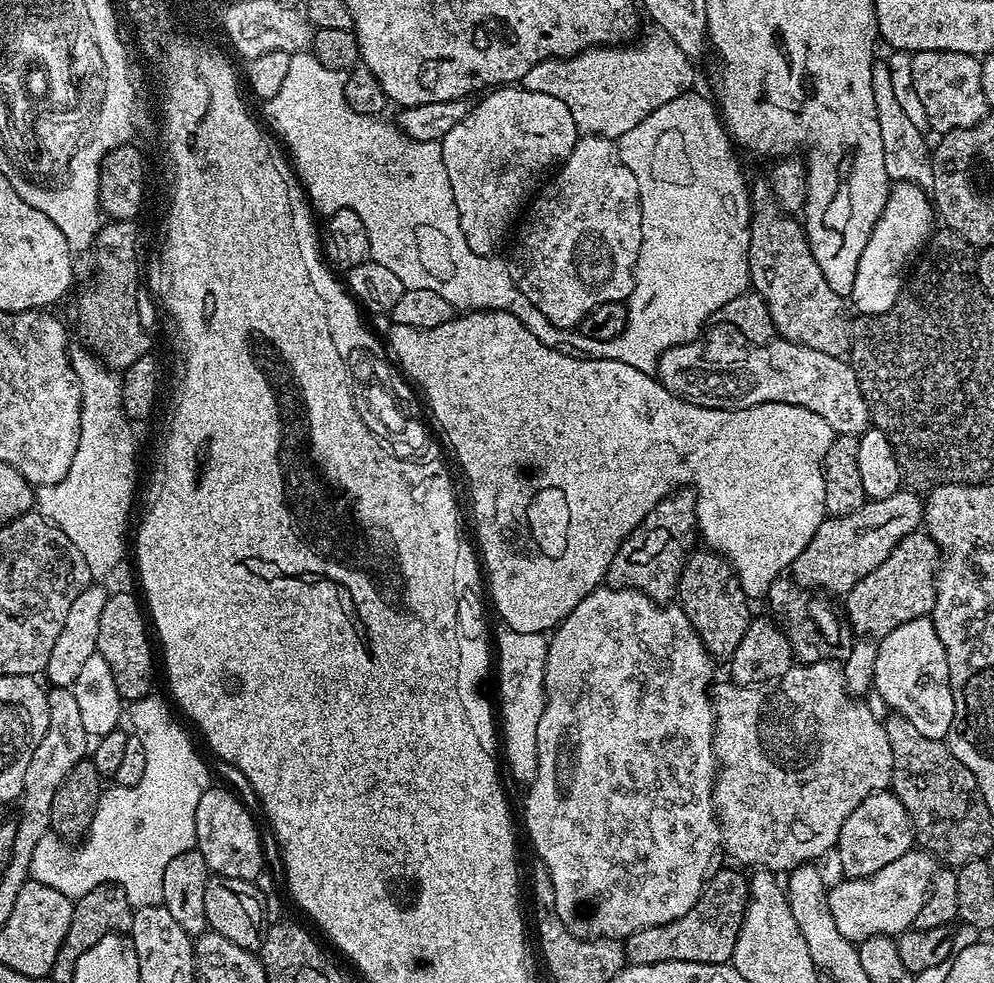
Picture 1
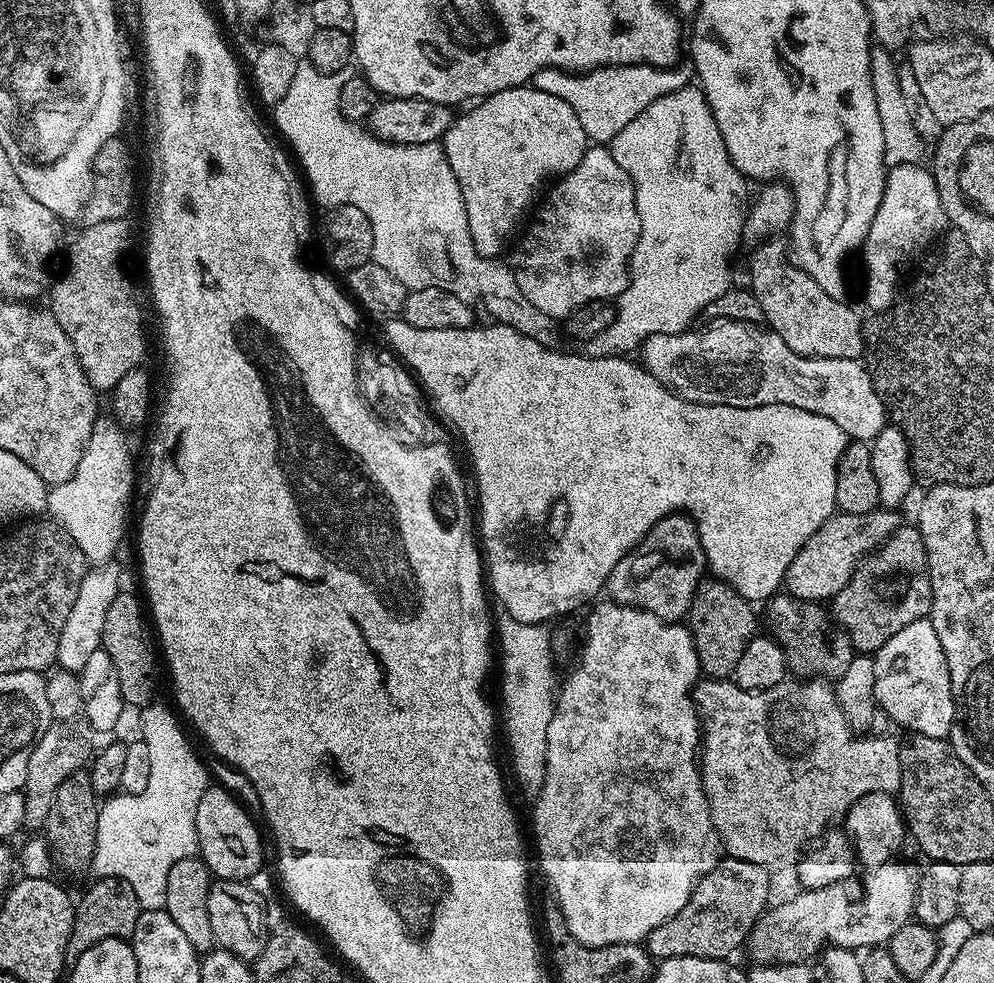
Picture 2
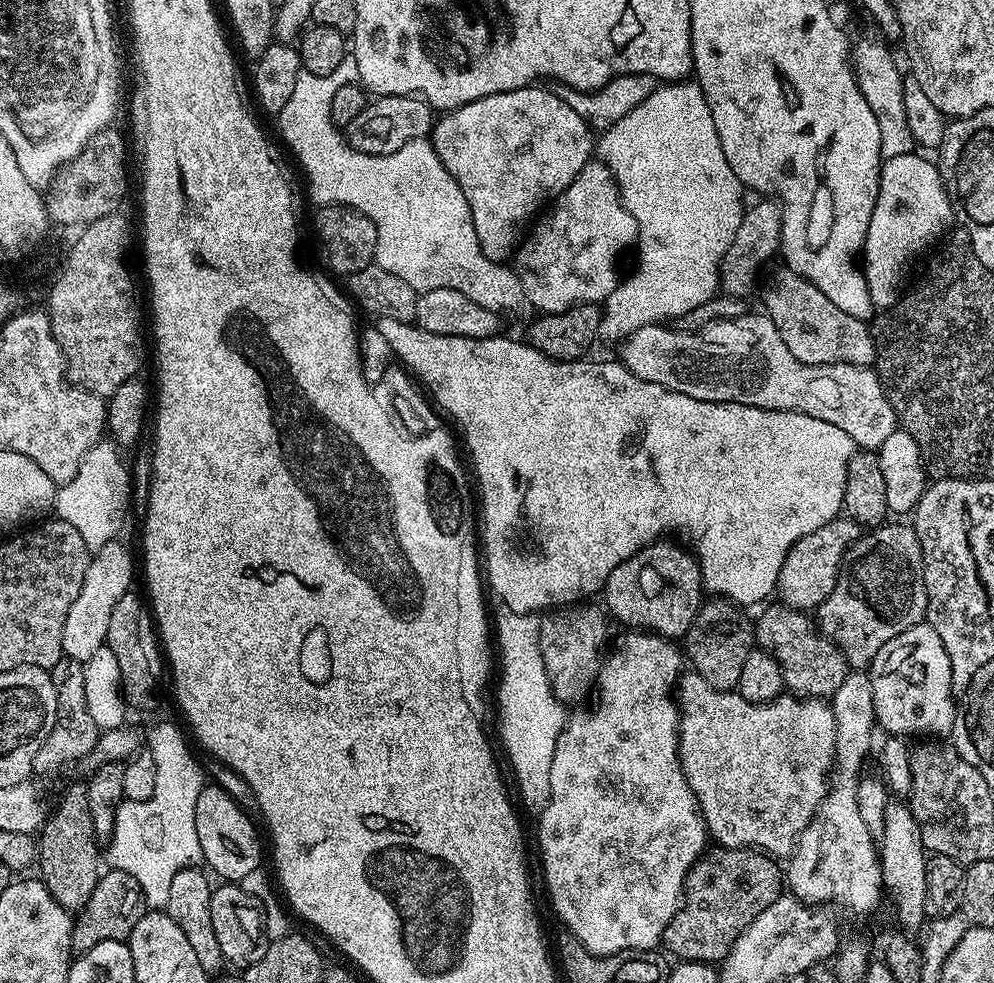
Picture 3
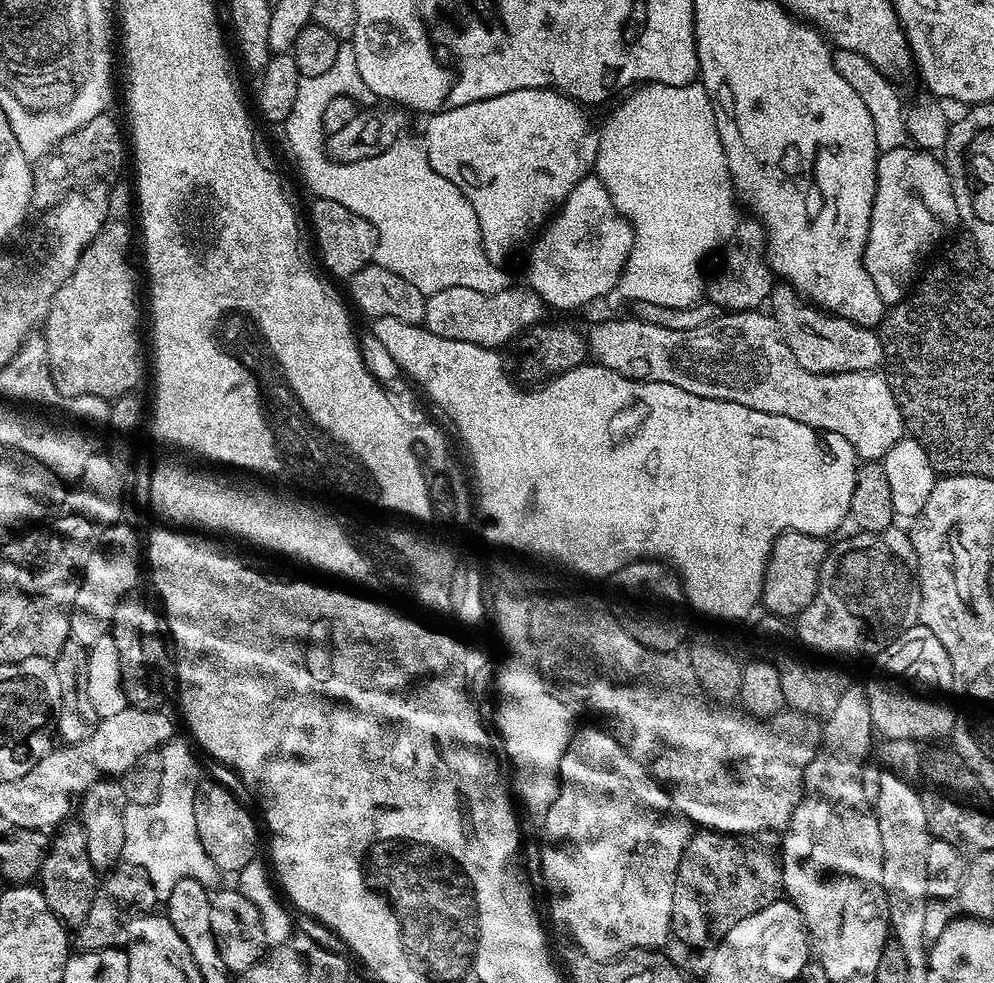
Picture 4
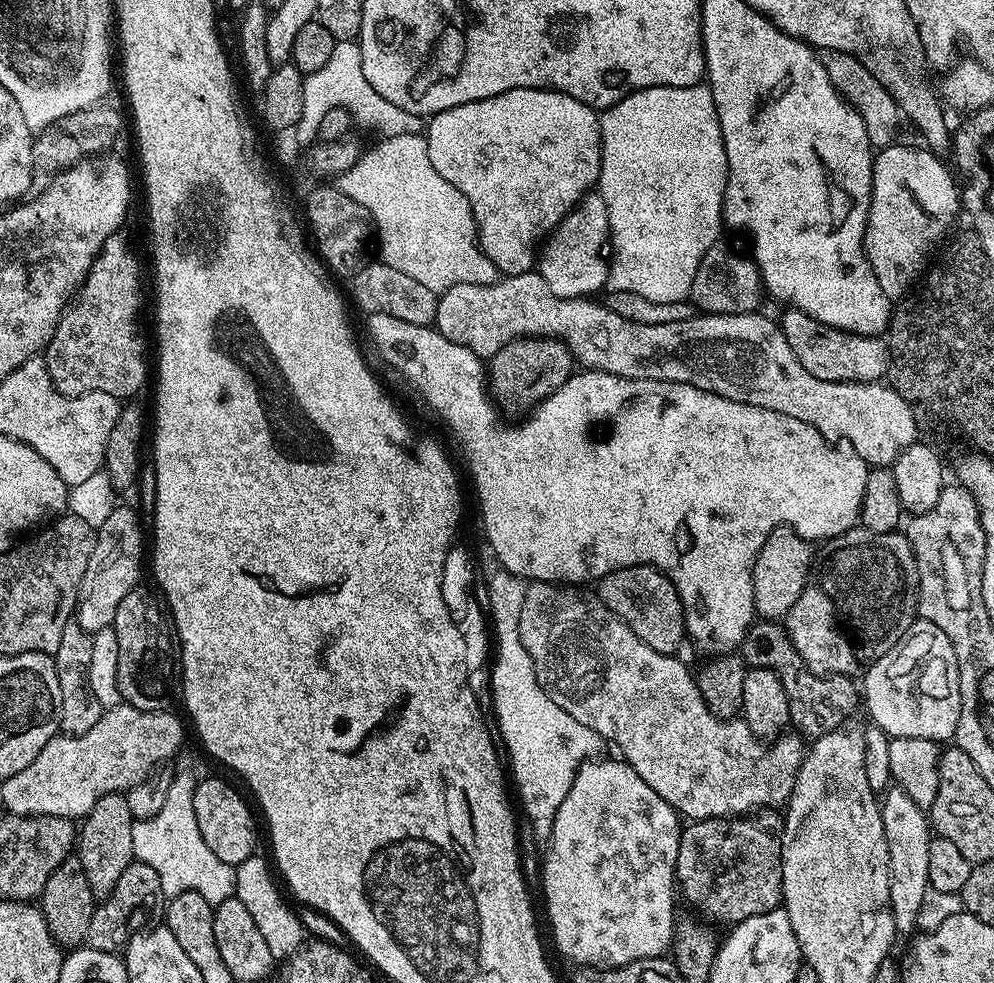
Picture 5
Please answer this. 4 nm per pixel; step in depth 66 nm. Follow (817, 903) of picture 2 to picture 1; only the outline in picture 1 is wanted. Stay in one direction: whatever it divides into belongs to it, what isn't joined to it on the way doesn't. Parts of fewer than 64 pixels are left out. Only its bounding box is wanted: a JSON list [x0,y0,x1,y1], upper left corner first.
[828,850,937,942]

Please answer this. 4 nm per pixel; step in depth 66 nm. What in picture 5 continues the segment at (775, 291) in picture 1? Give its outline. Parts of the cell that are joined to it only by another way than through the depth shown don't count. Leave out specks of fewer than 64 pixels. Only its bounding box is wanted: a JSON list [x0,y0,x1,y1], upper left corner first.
[779,307,888,384]

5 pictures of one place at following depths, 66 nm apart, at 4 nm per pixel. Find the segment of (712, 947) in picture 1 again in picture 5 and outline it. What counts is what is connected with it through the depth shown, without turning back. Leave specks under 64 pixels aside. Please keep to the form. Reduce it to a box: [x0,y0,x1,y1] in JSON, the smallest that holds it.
[676,810,784,926]

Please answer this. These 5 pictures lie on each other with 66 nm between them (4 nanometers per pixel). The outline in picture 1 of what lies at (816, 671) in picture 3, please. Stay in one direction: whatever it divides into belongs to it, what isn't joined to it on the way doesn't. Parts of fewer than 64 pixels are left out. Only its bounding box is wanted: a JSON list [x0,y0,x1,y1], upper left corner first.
[766,575,854,664]

